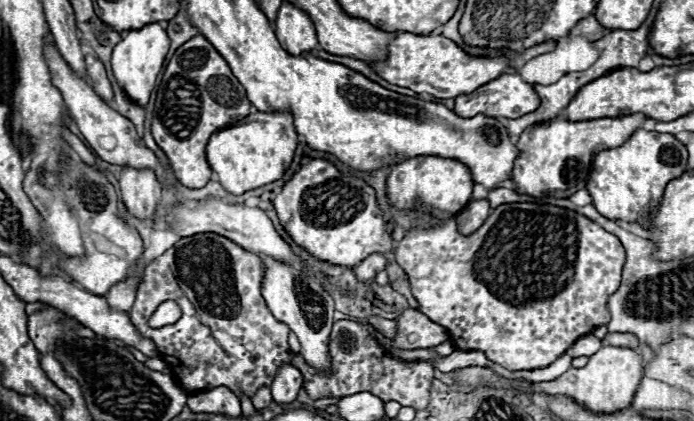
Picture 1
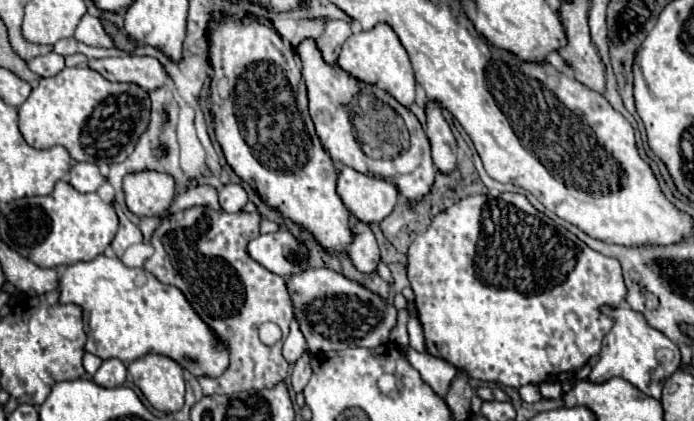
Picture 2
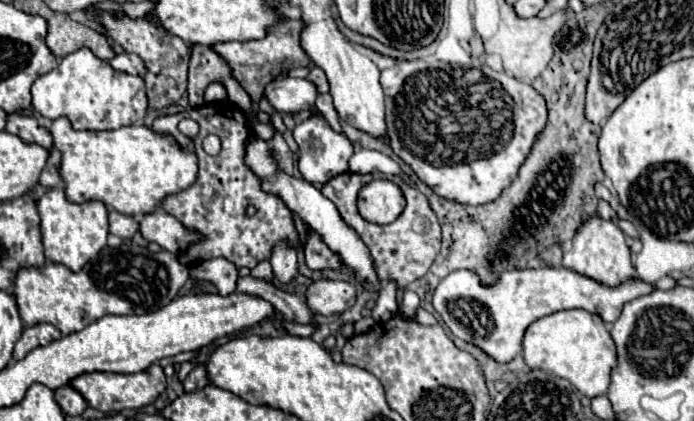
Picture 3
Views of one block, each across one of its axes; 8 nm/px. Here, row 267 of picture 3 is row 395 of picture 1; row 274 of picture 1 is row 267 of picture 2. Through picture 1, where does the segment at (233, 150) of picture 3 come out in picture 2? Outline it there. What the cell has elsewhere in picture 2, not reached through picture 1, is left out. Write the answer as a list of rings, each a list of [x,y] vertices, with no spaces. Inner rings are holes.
[[[208,184],[186,188],[182,194],[178,194],[176,202],[186,204],[186,208],[168,210],[168,216],[150,240],[154,254],[146,260],[144,268],[160,282],[176,288],[180,272],[194,298],[190,302],[192,308],[230,348],[230,368],[220,378],[198,378],[204,396],[258,390],[278,384],[278,380],[288,376],[288,362],[282,356],[282,342],[274,346],[262,344],[258,340],[258,328],[264,322],[274,322],[282,328],[286,338],[294,312],[286,280],[260,266],[246,250],[248,242],[260,236],[260,222],[264,216],[260,212],[224,212],[218,204],[216,188]]]

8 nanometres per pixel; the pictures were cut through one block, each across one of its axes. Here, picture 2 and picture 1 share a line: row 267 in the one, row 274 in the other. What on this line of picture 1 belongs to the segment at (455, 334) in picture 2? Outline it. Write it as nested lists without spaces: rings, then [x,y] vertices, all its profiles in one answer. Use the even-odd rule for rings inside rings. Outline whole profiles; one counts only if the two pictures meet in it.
[[[516,202],[516,204],[502,204],[496,210],[492,210],[492,214],[488,216],[488,220],[482,224],[482,228],[470,236],[462,236],[456,230],[456,222],[454,218],[440,222],[440,228],[428,228],[428,230],[412,230],[406,238],[402,238],[396,244],[396,262],[402,266],[402,270],[408,274],[410,278],[410,286],[412,286],[412,294],[418,300],[418,310],[422,314],[426,314],[432,322],[444,326],[450,334],[450,340],[454,344],[456,350],[480,350],[486,354],[488,360],[508,368],[508,370],[540,370],[540,368],[548,368],[552,362],[556,362],[580,336],[590,334],[596,326],[604,326],[610,320],[610,314],[606,310],[606,302],[608,296],[614,294],[614,290],[618,290],[620,286],[620,272],[626,260],[626,252],[620,244],[620,240],[602,230],[596,222],[590,222],[588,218],[582,218],[580,214],[566,210],[566,208],[558,208],[558,206],[550,206],[550,204],[528,204],[528,202]]]

